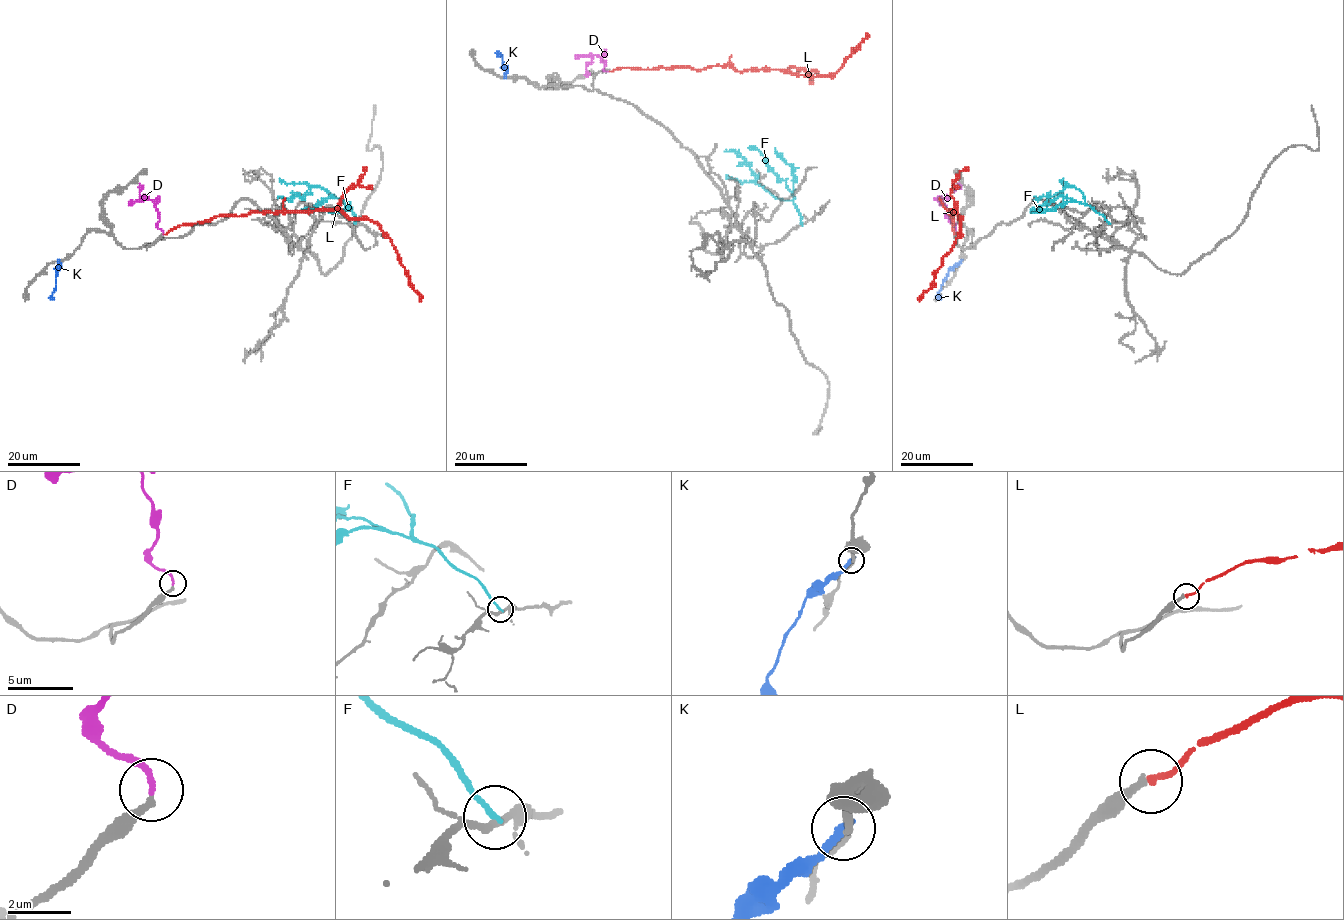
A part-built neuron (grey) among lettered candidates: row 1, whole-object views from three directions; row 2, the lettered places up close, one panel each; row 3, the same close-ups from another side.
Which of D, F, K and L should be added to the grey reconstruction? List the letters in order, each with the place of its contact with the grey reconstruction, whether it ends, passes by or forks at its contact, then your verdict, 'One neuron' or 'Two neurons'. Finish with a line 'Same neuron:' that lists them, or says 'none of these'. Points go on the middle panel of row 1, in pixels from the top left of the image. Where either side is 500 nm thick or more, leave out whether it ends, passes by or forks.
D: Touches grey at (610, 71). It ends there. One neuron
F: Touches grey at (802, 224). It ends there. Two neurons
K: Touches grey at (504, 77). It ends there. Two neurons
L: Touches grey at (610, 70). It ends there. One neuron
Same neuron: D, L

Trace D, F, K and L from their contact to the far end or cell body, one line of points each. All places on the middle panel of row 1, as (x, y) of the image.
D: (610, 71), (604, 71), (605, 63), (594, 55), (586, 65), (587, 76)
F: (801, 224), (791, 200), (775, 198), (757, 182), (745, 159), (733, 151), (724, 150)
K: (504, 77), (505, 66), (502, 57), (496, 55)
L: (611, 71), (732, 66), (738, 71), (785, 69), (799, 75), (832, 75), (868, 32)

